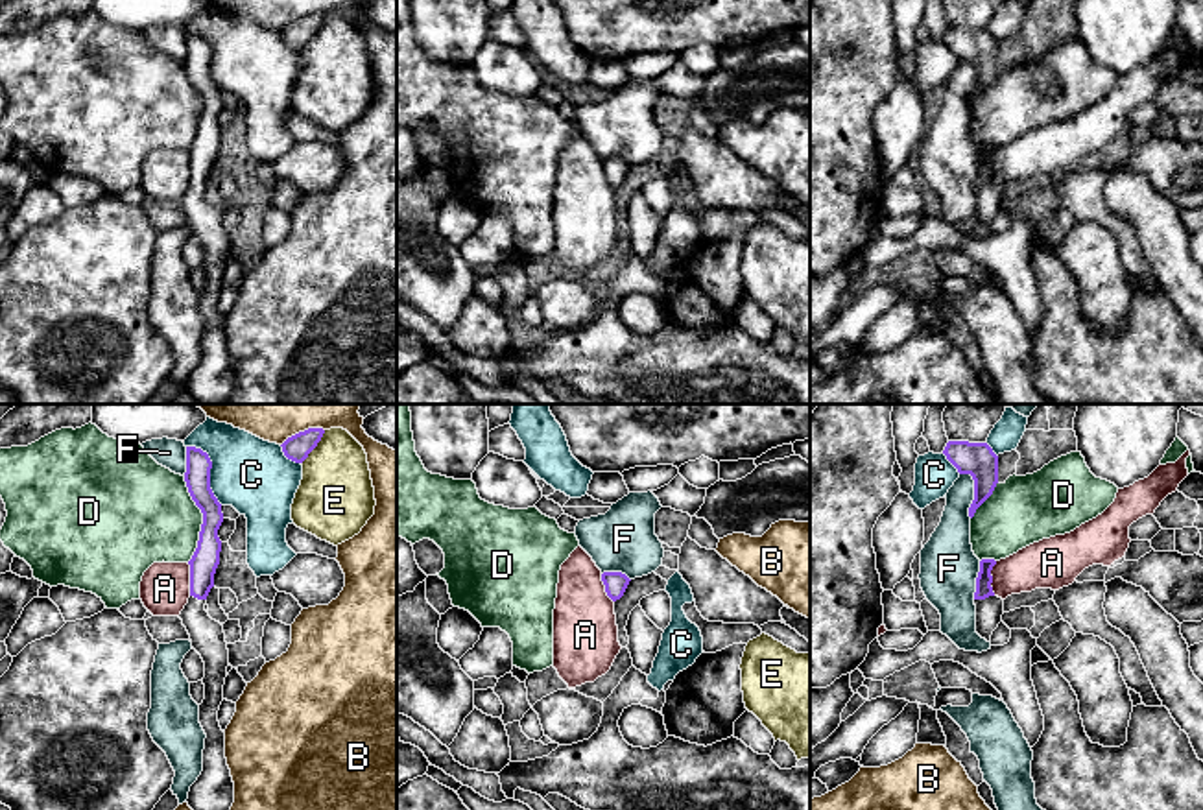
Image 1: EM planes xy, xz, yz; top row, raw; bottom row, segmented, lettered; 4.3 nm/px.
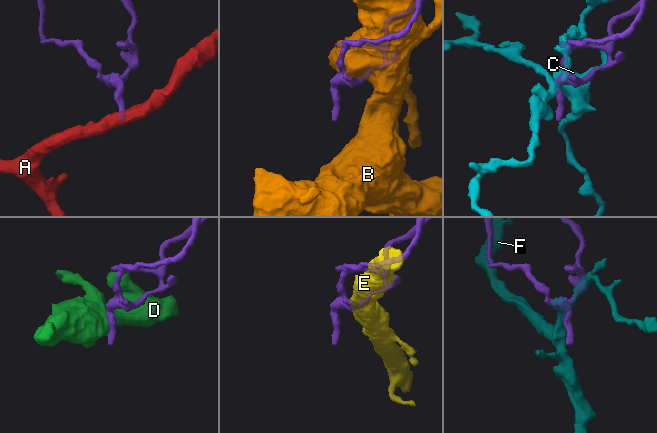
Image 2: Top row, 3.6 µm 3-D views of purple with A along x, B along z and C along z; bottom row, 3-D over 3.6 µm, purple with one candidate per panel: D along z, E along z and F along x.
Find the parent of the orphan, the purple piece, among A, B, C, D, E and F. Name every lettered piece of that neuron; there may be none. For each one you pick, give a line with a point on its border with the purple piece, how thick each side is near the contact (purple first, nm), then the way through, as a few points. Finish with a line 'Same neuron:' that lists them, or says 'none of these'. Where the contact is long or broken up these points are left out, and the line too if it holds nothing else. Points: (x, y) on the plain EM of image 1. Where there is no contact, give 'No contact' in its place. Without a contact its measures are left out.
Same neuron: none of these

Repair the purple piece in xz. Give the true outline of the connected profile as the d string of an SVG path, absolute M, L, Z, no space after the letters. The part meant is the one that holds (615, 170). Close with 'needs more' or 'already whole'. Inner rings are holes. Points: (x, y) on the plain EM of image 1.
M603 159L602 168L605 172L607 183L616 188L624 183L631 166L622 159Z | already whole

